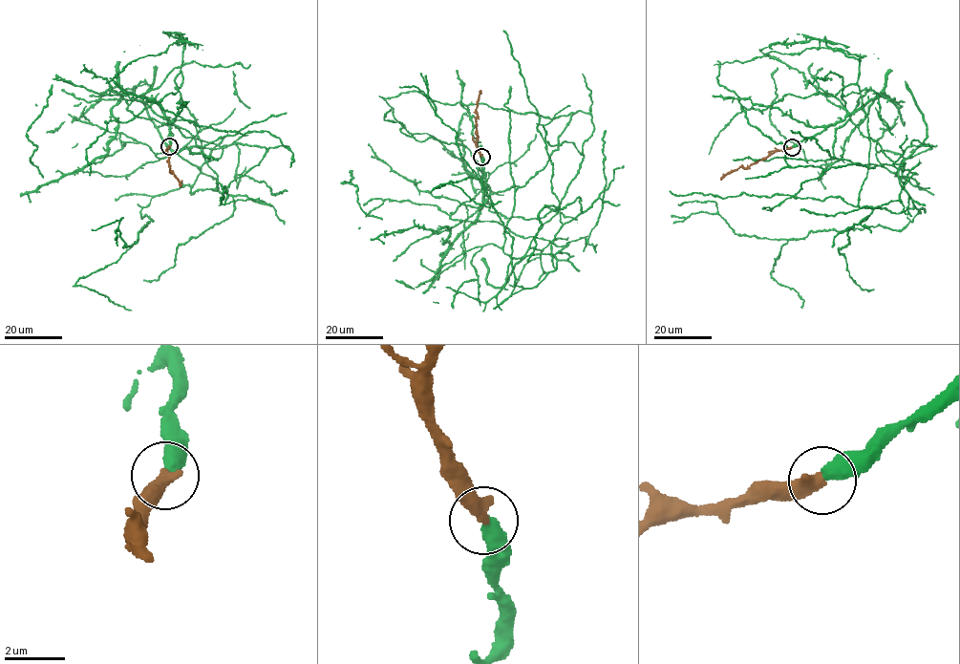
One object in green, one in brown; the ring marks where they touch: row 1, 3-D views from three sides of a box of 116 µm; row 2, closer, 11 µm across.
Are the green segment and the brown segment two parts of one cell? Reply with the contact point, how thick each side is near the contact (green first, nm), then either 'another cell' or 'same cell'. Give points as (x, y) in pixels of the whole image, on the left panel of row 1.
(169, 146) | 500/500 nm | same cell

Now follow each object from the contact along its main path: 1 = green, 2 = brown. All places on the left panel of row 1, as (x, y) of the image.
1: (170, 145), (105, 93), (152, 85), (128, 110), (223, 149), (196, 167), (288, 149), (111, 80), (202, 50)
2: (169, 145), (166, 151), (170, 169), (181, 186)

